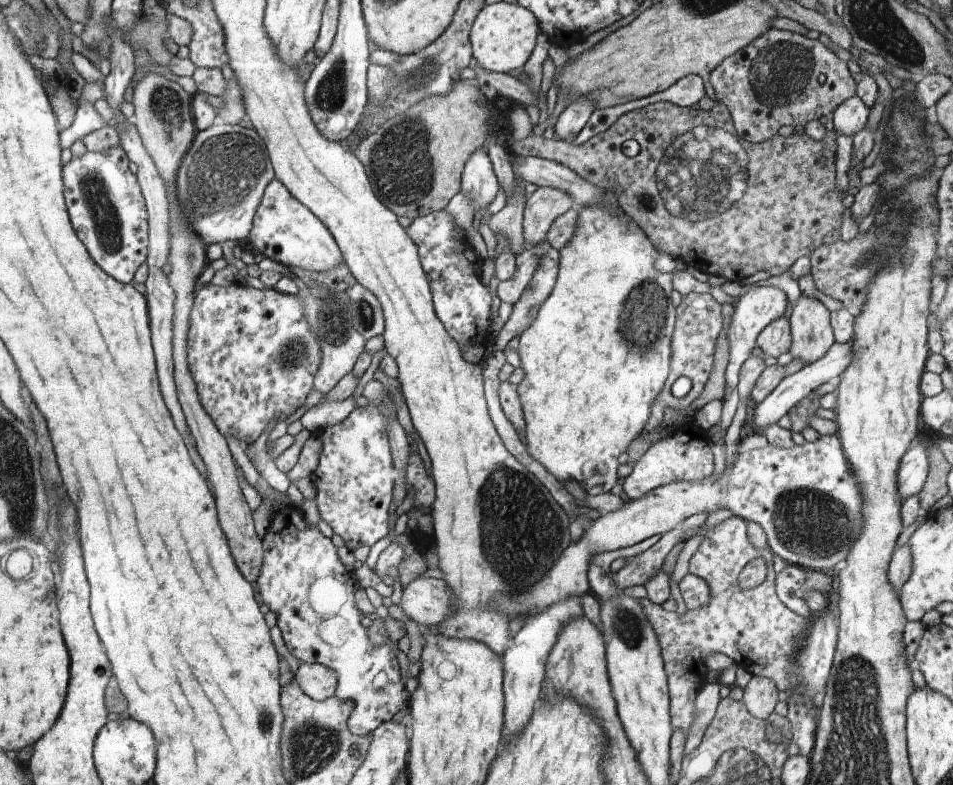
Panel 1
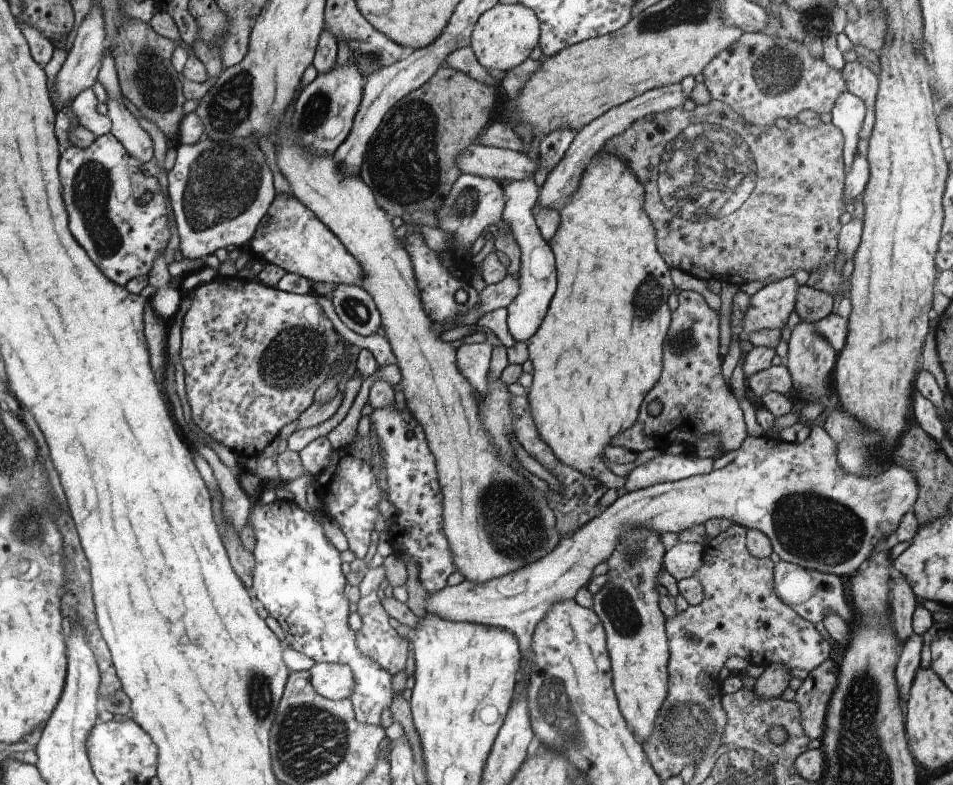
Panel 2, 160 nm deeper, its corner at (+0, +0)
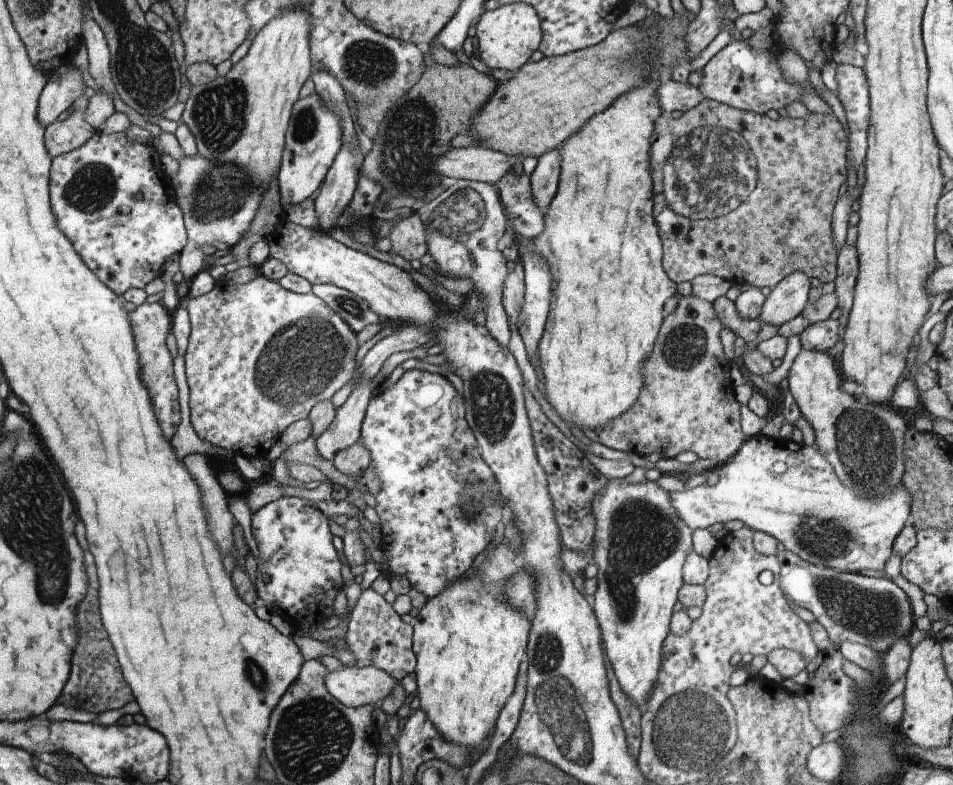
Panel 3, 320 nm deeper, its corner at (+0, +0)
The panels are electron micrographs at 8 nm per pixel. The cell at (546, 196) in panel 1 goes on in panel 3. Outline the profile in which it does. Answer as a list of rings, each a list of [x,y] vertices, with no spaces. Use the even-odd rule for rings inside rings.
[[[670,79],[658,86],[658,104],[664,113],[670,114],[675,110],[683,113],[692,111],[702,100],[705,100],[702,92],[690,82],[676,82]]]

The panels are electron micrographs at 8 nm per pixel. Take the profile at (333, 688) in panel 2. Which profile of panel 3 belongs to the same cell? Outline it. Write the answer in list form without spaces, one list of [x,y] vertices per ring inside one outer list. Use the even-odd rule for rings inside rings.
[[[346,667],[329,672],[326,690],[345,706],[380,705],[399,682],[388,672],[370,667]]]

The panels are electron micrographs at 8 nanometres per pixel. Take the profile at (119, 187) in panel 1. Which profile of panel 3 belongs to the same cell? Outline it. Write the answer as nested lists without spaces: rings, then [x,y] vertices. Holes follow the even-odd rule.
[[[96,130],[94,136],[84,146],[80,146],[80,148],[71,152],[60,154],[53,159],[50,179],[52,180],[50,195],[52,196],[54,214],[58,216],[58,227],[64,232],[66,238],[70,240],[70,244],[74,246],[74,251],[78,252],[78,256],[84,260],[84,264],[98,276],[98,280],[106,284],[118,296],[123,296],[126,290],[130,290],[130,288],[144,289],[148,282],[152,282],[154,278],[162,276],[162,264],[170,256],[174,256],[174,254],[180,255],[180,250],[186,246],[186,228],[184,228],[185,220],[182,220],[182,210],[178,208],[174,198],[172,198],[172,204],[170,204],[170,186],[168,186],[166,176],[158,176],[158,172],[156,172],[154,148],[148,146],[148,144],[140,144],[136,140],[126,138],[124,132],[102,134],[102,132]]]

